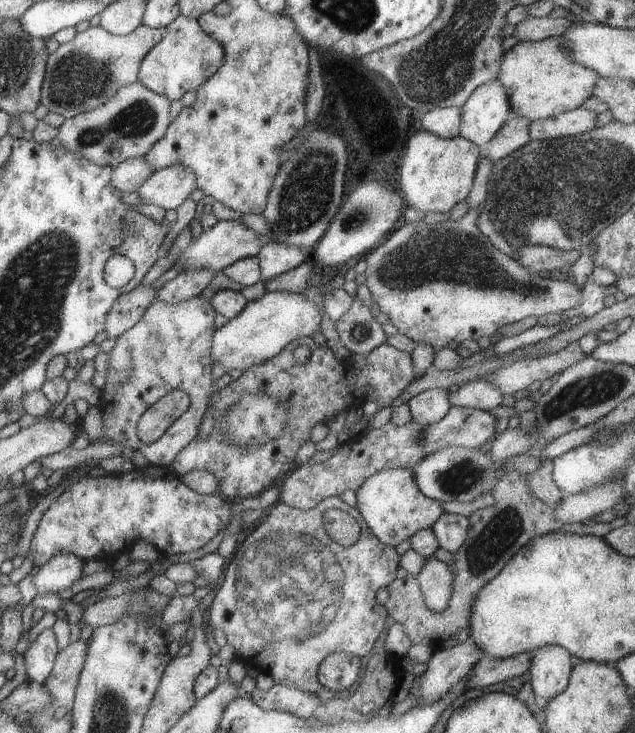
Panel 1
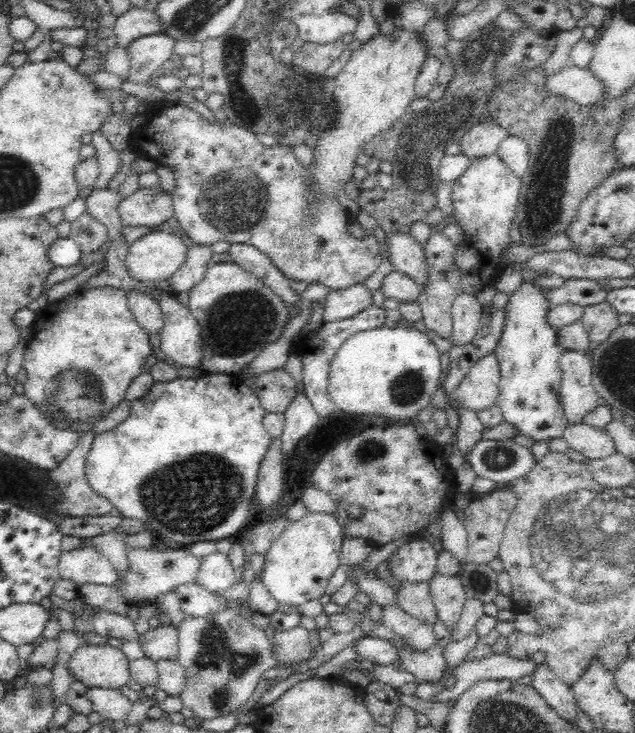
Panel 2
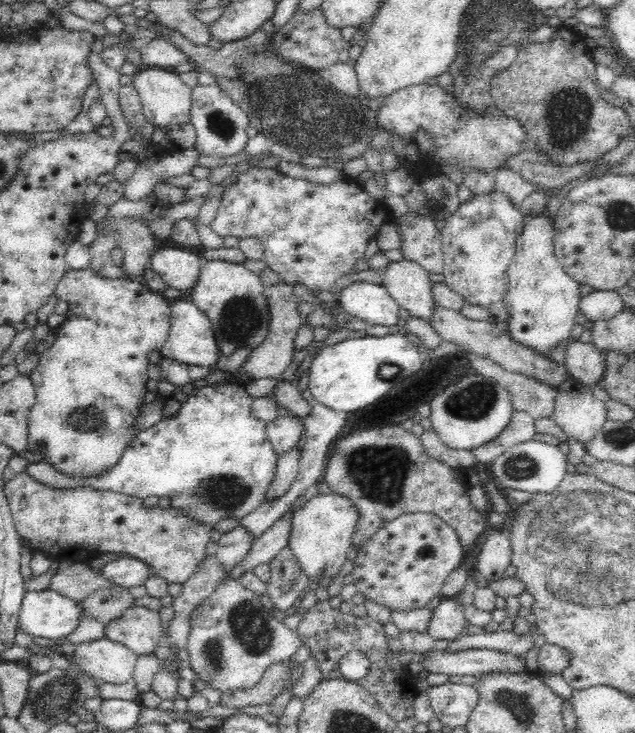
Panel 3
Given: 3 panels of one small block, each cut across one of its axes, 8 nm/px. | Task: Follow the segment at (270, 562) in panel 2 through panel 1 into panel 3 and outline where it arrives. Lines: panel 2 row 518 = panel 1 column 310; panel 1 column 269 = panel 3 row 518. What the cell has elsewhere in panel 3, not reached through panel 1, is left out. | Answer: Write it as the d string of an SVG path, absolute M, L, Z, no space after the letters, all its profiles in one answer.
M332 491L329 494L318 493L294 512L288 547L292 549L304 575L310 577L310 580L321 580L332 578L340 572L348 548L352 545L352 534L356 530L358 518L358 509L350 498Z

